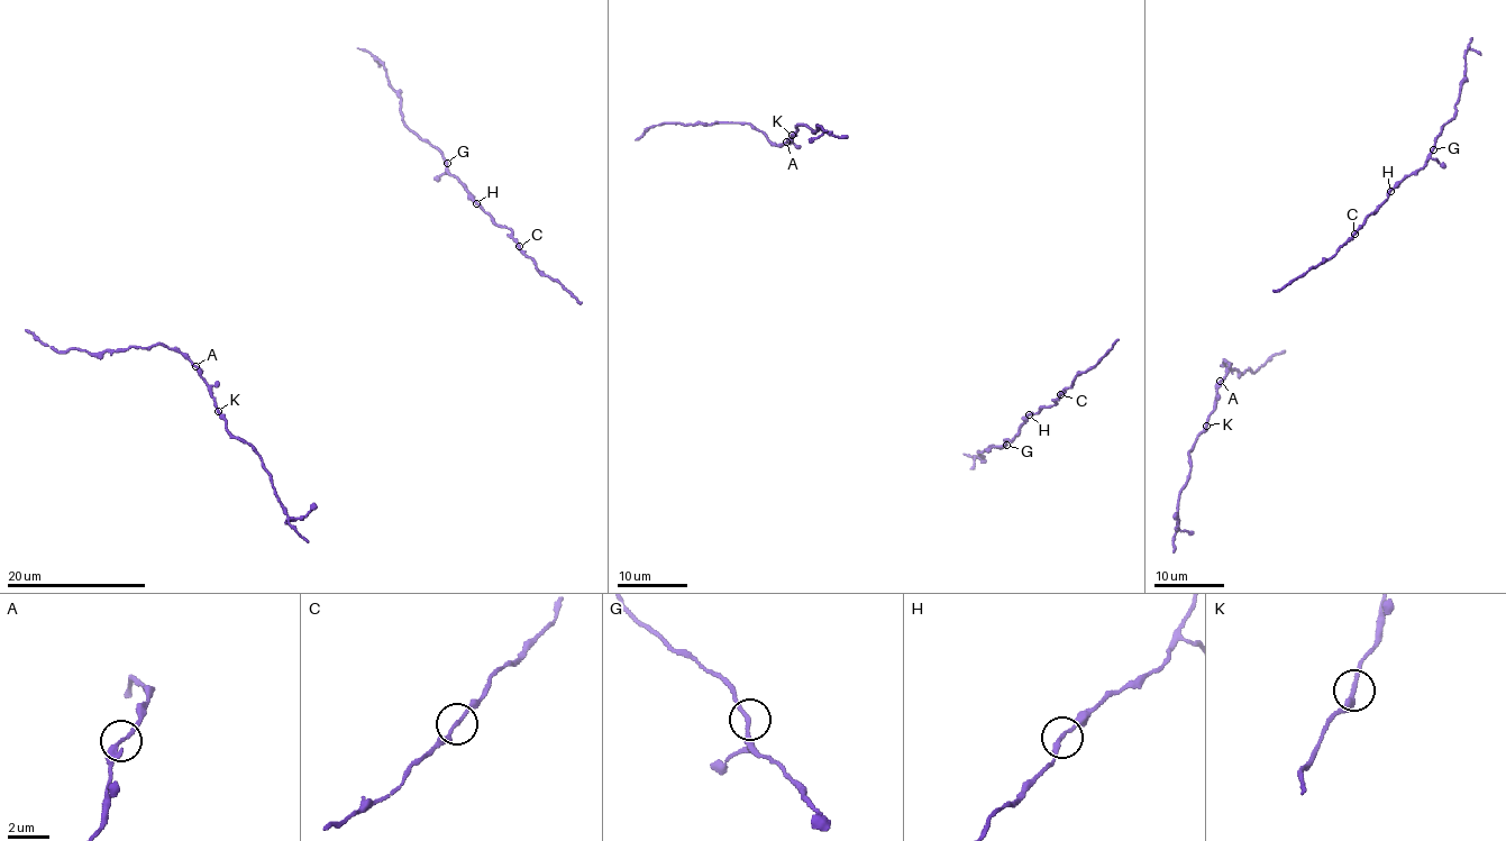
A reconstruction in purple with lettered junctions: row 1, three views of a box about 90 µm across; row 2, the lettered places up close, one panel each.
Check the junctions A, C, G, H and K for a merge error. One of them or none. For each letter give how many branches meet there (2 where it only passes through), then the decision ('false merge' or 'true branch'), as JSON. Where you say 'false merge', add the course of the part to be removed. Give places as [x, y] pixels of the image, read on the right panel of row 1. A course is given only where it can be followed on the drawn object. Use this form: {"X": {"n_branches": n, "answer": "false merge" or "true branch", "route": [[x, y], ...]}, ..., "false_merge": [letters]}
{"A": {"n_branches": 2, "answer": "true branch"}, "C": {"n_branches": 2, "answer": "true branch"}, "G": {"n_branches": 2, "answer": "true branch"}, "H": {"n_branches": 2, "answer": "true branch"}, "K": {"n_branches": 2, "answer": "true branch"}, "false_merge": []}

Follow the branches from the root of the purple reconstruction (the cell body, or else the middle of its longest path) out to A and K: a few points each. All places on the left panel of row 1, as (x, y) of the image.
A: (315, 503), (303, 515), (290, 518), (262, 457), (226, 428), (208, 384), (195, 367)
K: (315, 503), (303, 515), (288, 515), (258, 451), (234, 437), (218, 411)

